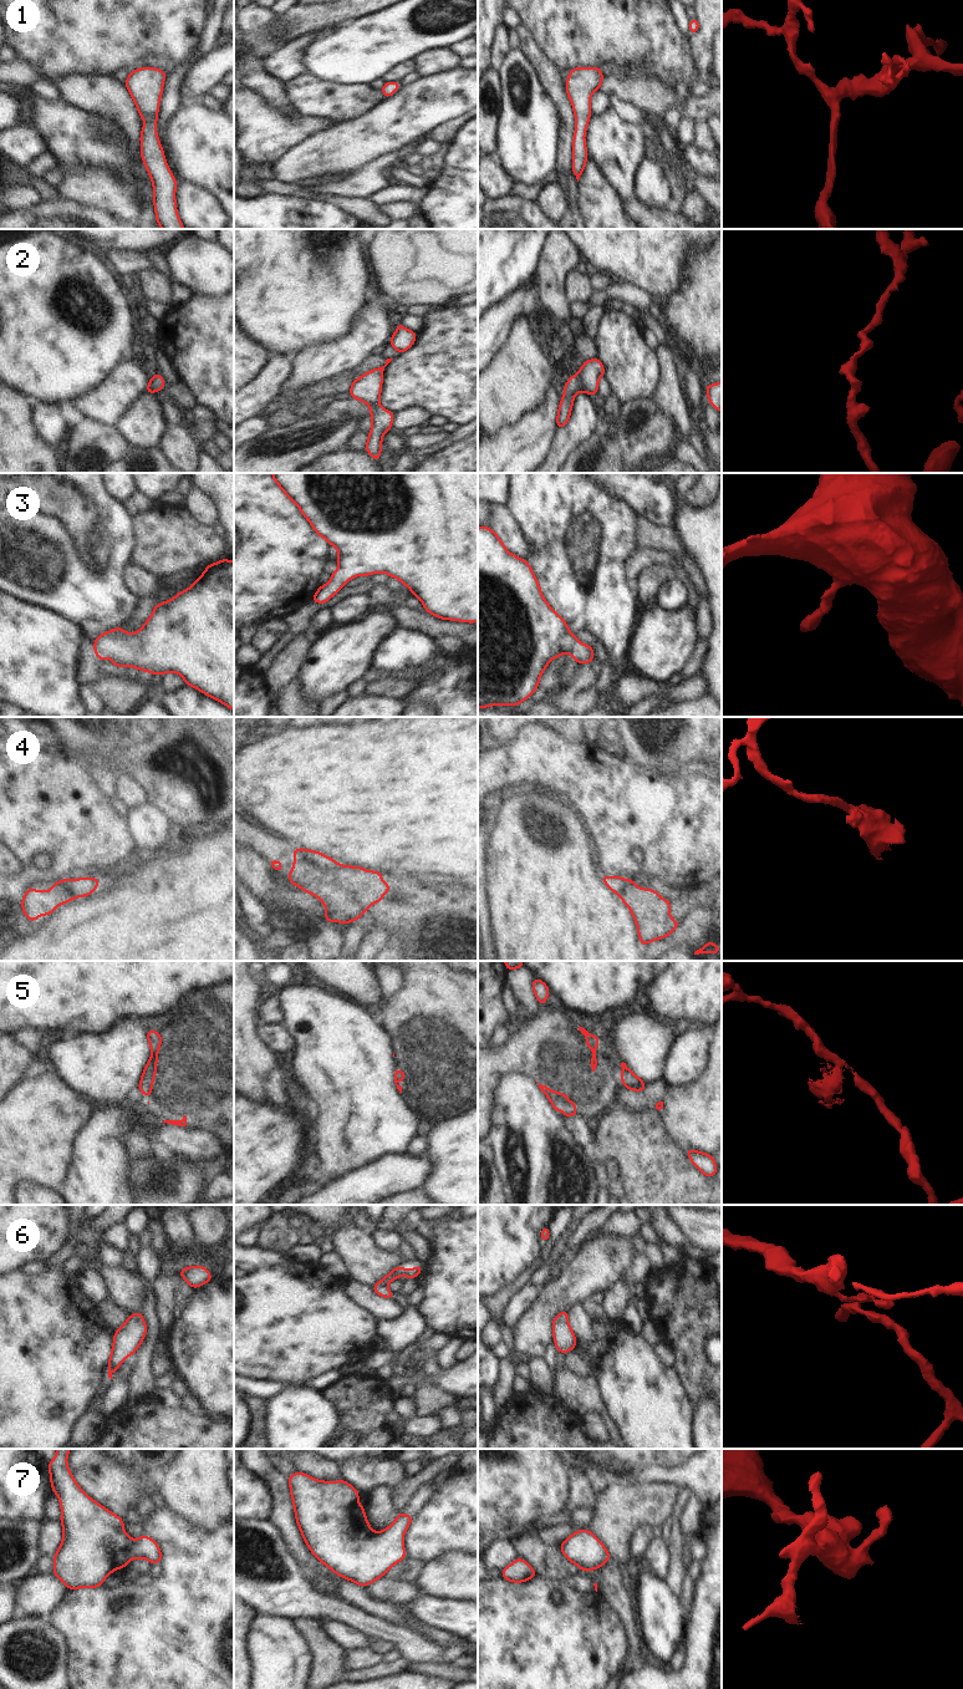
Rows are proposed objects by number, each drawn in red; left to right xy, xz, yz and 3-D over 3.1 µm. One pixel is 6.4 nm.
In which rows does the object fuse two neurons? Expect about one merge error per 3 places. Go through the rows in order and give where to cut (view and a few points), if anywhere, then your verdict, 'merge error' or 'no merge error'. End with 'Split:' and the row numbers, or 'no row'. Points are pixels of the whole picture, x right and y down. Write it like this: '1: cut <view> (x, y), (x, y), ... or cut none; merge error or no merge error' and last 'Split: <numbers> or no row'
1: cut none; no merge error
2: cut none; no merge error
3: cut none; no merge error
4: cut xz (295, 855), (322, 869), (335, 869), (340, 865); merge error
5: cut xy (159, 1046), (152, 1051); merge error
6: cut none; no merge error
7: cut none; no merge error
Split: 4, 5

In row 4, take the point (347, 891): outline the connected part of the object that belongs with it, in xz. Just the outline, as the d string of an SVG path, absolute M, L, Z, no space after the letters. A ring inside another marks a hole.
M295 856L287 877L294 886L323 901L325 920L347 925L361 920L371 905L381 902L383 894L388 895L388 881L381 880L383 874L348 865L322 870Z

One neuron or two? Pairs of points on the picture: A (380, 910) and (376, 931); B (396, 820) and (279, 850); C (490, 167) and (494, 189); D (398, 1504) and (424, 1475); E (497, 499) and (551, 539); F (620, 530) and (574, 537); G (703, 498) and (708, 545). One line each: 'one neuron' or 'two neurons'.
A: two neurons
B: two neurons
C: one neuron
D: one neuron
E: two neurons
F: one neuron
G: two neurons

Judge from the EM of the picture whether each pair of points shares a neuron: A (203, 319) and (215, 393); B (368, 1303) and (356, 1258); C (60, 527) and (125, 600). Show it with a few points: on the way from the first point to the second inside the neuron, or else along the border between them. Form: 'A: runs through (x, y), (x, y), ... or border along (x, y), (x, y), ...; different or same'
A: runs through (207, 337), (215, 346), (215, 375); same
B: border along (347, 1278), (371, 1287); different
C: runs through (75, 545), (75, 554), (106, 585); same

